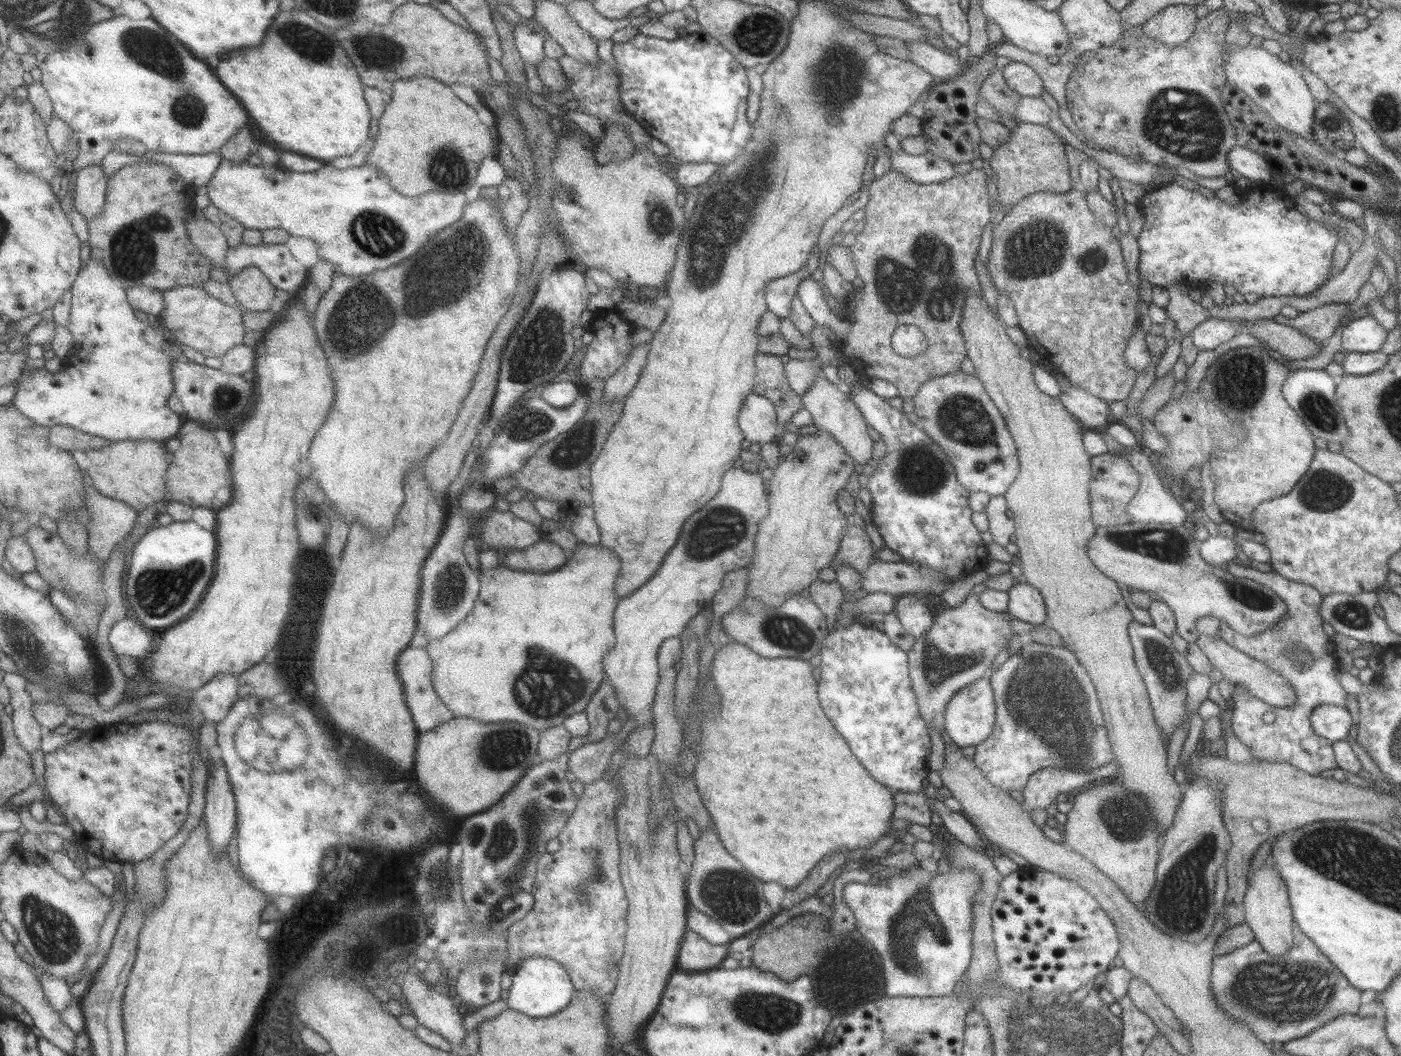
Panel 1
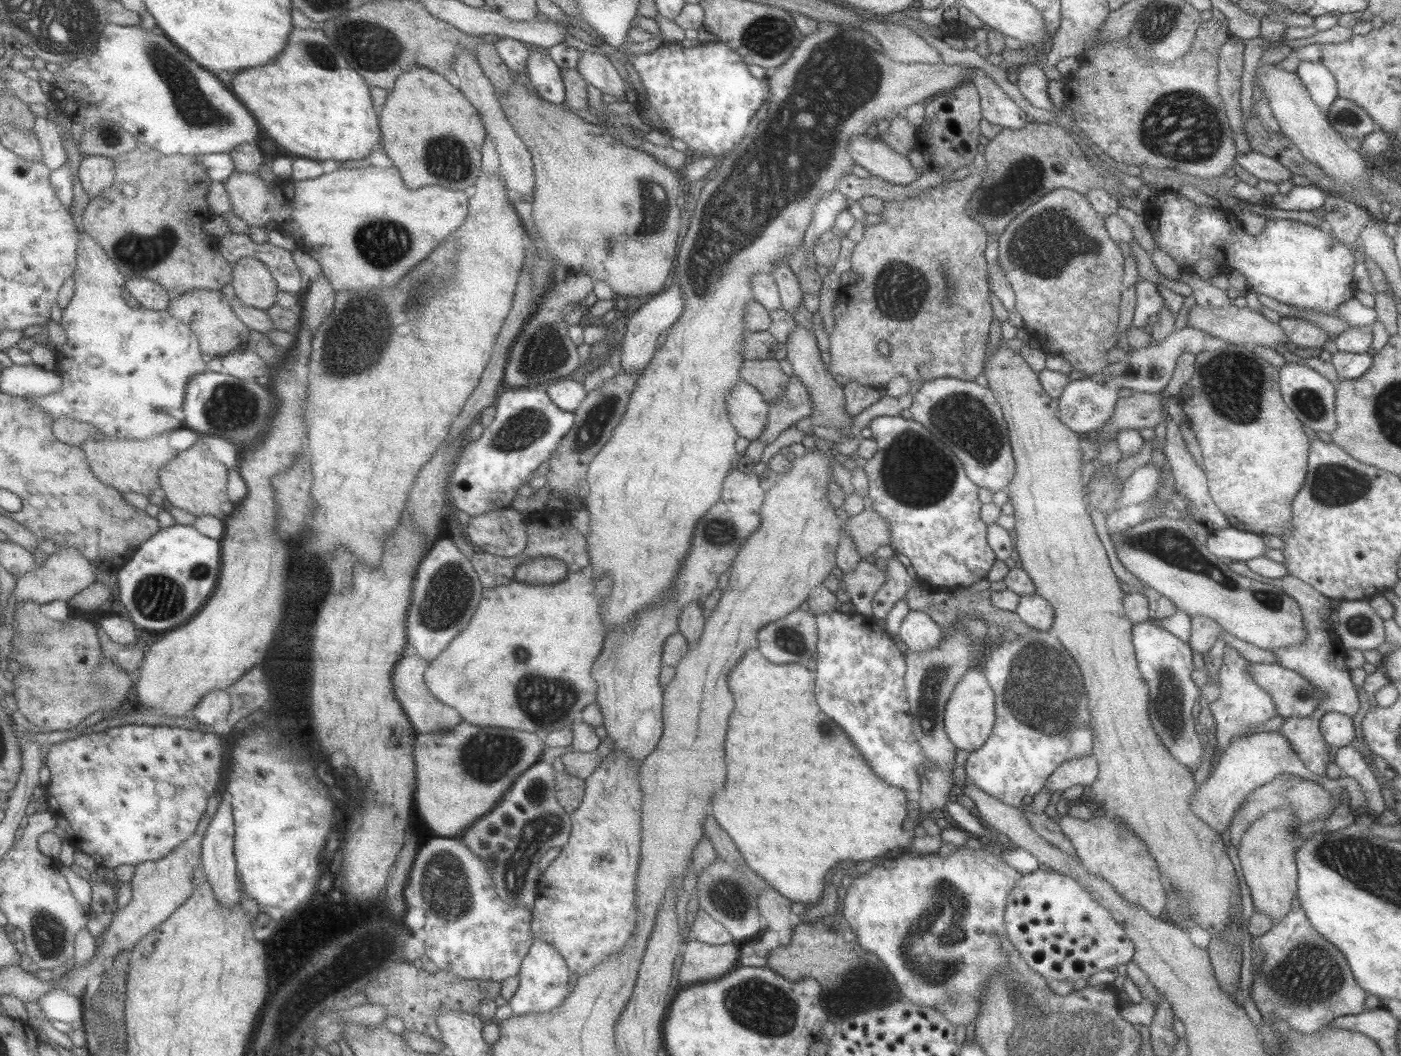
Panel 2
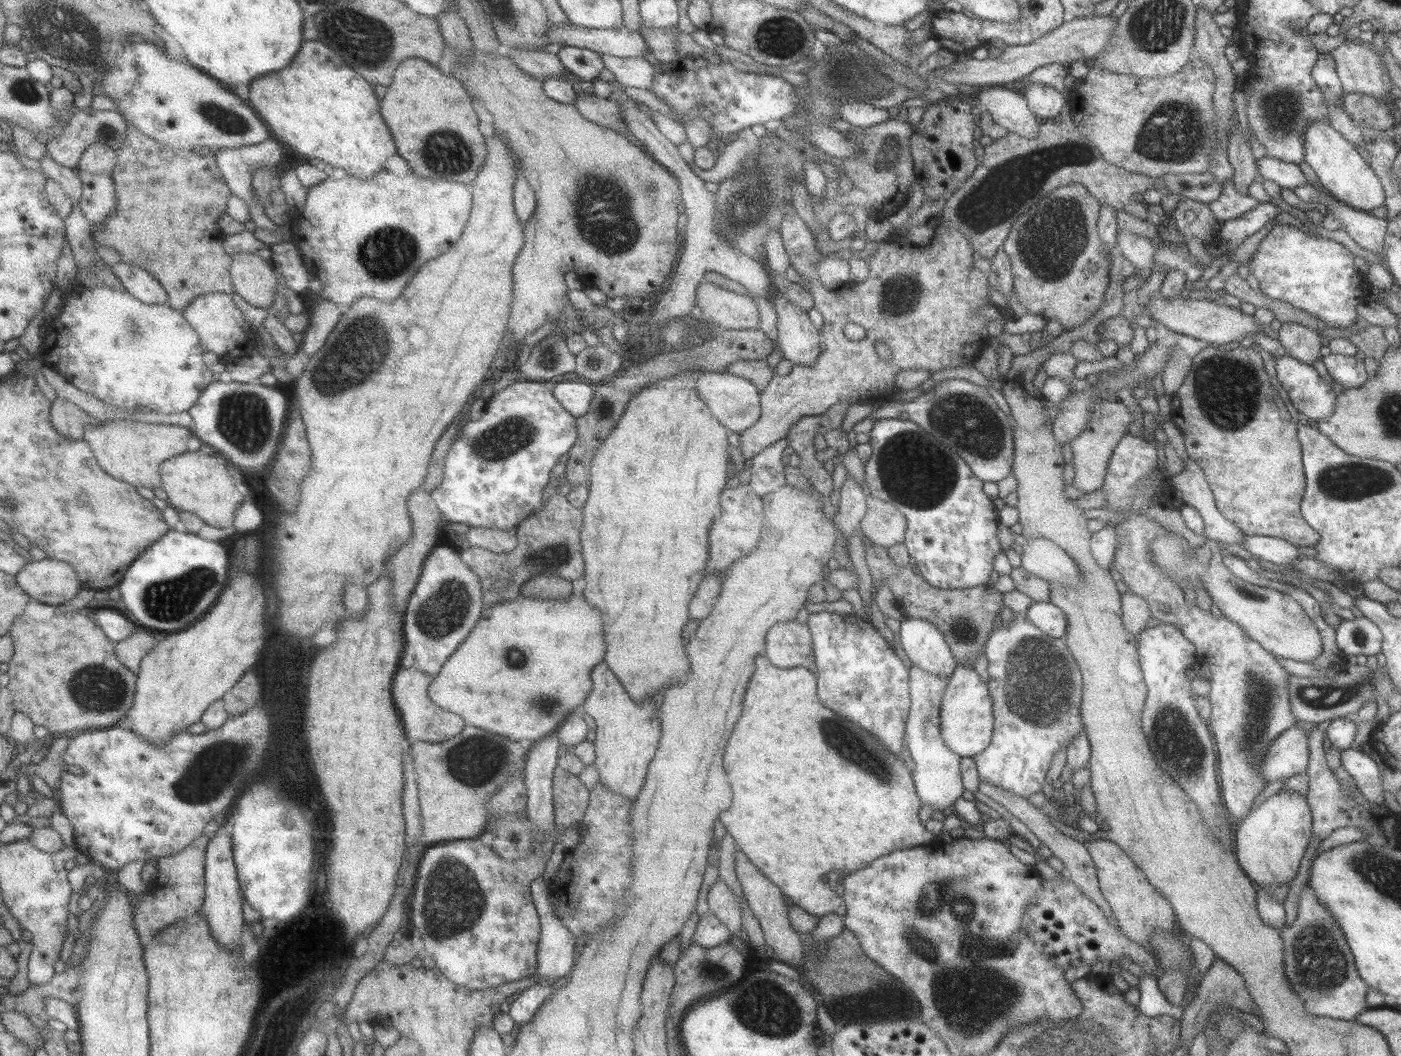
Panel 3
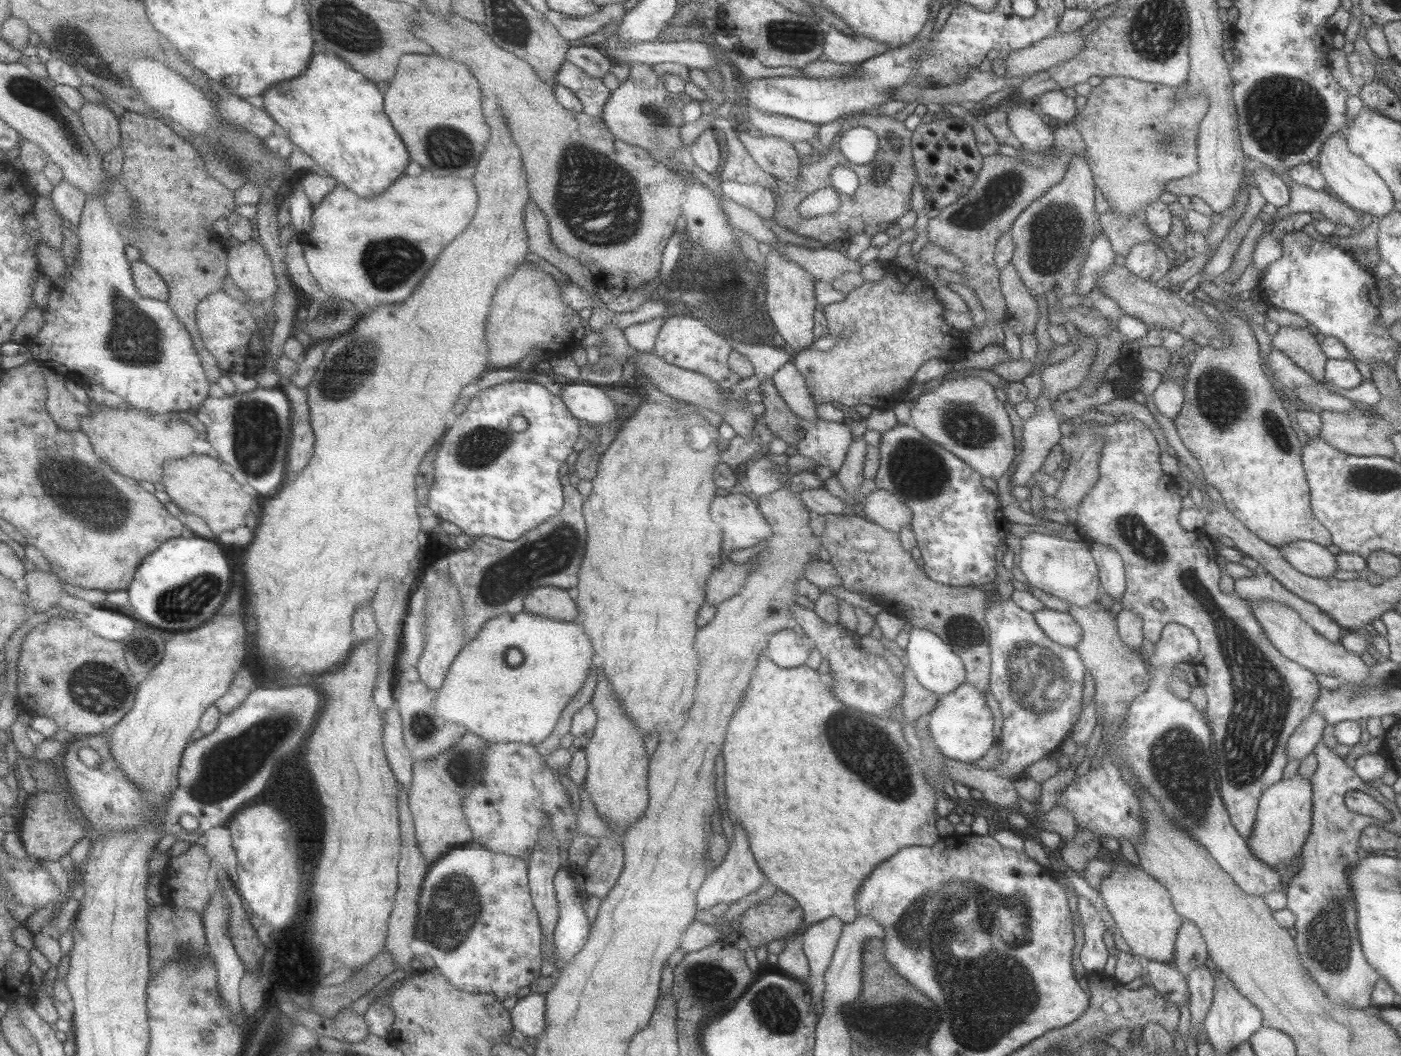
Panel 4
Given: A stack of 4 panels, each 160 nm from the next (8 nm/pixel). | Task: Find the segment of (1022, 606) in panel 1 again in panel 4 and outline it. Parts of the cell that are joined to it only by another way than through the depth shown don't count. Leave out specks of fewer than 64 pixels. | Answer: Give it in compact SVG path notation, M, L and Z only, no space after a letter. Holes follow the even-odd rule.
M1043 607L1032 613L1039 629L1057 644L1074 648L1081 639L1081 628L1069 613Z

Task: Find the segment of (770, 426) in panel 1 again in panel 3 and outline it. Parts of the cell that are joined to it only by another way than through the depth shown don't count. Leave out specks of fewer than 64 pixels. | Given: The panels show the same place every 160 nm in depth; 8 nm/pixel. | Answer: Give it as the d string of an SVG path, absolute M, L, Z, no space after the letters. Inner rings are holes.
M702 371L696 378L695 388L710 410L711 416L714 416L731 433L740 434L759 418L761 392L745 378L727 372Z

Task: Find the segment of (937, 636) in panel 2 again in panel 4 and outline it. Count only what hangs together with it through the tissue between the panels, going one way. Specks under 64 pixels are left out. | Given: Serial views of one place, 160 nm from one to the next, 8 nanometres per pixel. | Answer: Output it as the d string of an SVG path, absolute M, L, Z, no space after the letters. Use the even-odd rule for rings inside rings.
M911 627L907 632L909 639L905 648L905 656L910 669L923 688L935 692L935 694L944 695L955 690L959 684L964 682L963 663L959 656L952 651L952 645L943 642L933 632L923 630L923 628Z

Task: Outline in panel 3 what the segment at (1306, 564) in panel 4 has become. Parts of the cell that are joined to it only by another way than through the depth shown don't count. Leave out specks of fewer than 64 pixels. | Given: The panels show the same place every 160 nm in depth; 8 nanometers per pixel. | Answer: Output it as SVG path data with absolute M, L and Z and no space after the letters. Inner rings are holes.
M1245 535L1240 545L1258 560L1261 559L1281 567L1289 566L1295 560L1302 558L1295 544L1289 544L1277 538Z

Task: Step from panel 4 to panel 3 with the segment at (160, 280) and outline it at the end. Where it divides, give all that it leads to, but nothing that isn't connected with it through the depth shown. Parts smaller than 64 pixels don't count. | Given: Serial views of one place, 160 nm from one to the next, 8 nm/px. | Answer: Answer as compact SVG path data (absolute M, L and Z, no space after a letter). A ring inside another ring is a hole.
M128 262L115 263L113 270L128 292L144 304L169 304L167 289L148 270Z

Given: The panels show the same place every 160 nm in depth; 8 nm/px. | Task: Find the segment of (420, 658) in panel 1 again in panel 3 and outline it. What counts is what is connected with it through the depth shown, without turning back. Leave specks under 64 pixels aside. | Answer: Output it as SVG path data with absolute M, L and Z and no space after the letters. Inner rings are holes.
M416 664L409 668L399 667L392 680L391 694L400 724L409 742L422 740L430 743L447 740L461 732L463 720L459 720L457 714L445 712L439 708L426 693L426 688L431 682L432 676L421 672Z

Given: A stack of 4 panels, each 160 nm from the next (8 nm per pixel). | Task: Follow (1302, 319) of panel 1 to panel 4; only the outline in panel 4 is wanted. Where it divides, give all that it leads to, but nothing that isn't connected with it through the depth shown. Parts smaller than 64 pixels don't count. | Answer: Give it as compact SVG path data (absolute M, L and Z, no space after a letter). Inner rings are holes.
M1280 326L1271 337L1270 344L1273 349L1283 352L1300 369L1308 372L1316 382L1324 380L1324 364L1327 358L1315 339L1315 335L1311 334L1308 329Z

